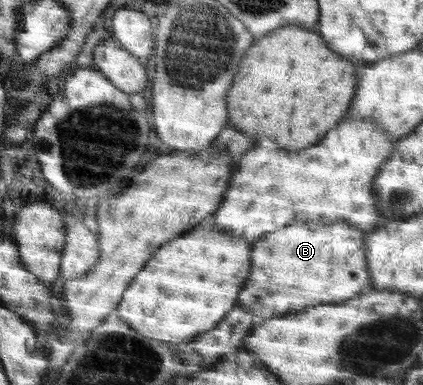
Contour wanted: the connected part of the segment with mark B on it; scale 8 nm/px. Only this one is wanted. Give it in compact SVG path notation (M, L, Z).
M341 221L322 227L313 222L298 223L281 230L282 232L272 232L266 236L266 240L254 244L252 270L248 276L250 280L245 279L244 287L237 296L237 305L251 312L254 317L266 321L281 315L293 315L319 304L343 302L370 290L372 273L369 272L365 252L367 233L362 229Z

